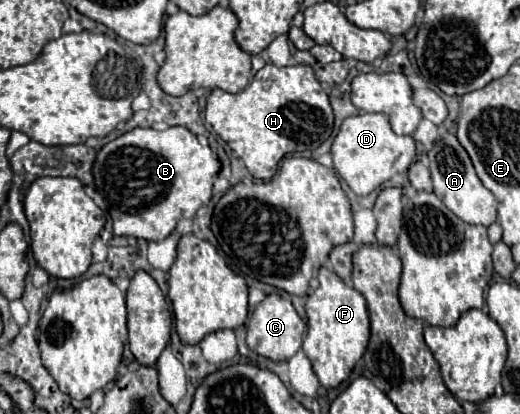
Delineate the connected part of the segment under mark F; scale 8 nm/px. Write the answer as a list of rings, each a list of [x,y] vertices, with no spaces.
[[[322,267],[318,281],[318,289],[308,297],[304,305],[308,317],[308,333],[302,343],[302,351],[310,359],[320,385],[330,389],[346,381],[358,359],[364,355],[370,337],[370,319],[364,297],[354,287],[348,287],[332,269]]]

